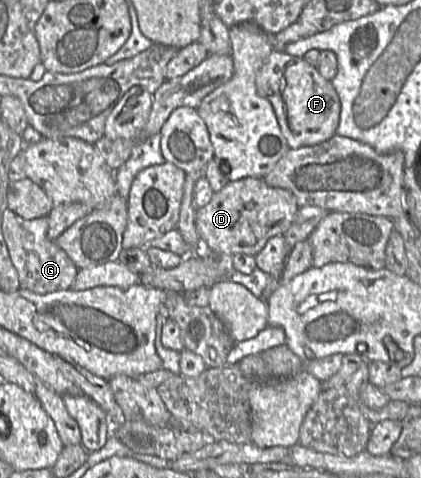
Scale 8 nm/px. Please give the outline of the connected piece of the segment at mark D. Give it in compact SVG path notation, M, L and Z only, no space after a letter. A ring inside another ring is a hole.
M244 177L229 181L221 190L214 192L211 200L196 209L195 225L199 234L203 252L232 256L237 253L255 256L267 241L277 235L284 235L290 227L299 206L295 196L287 189L271 187L262 177Z

